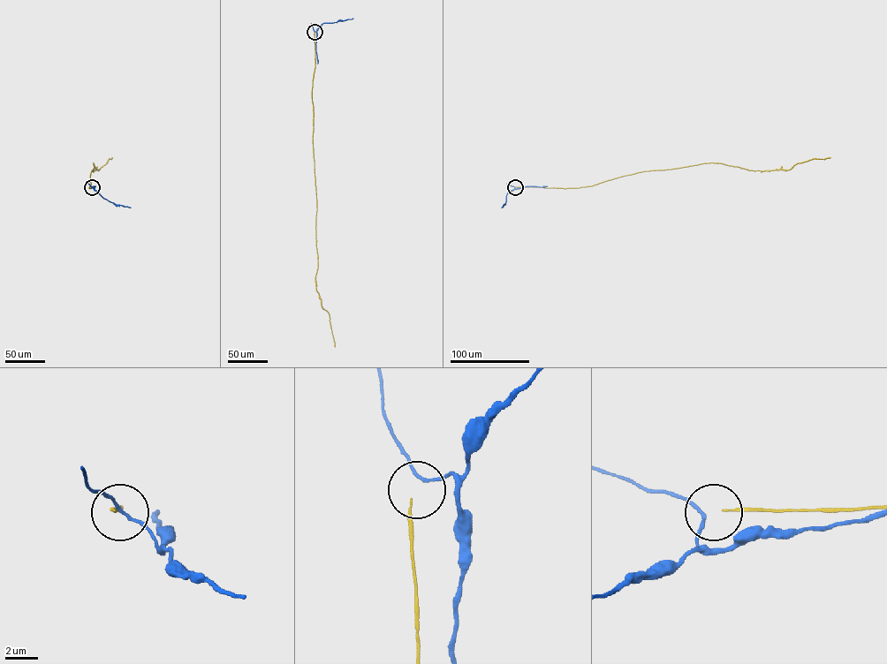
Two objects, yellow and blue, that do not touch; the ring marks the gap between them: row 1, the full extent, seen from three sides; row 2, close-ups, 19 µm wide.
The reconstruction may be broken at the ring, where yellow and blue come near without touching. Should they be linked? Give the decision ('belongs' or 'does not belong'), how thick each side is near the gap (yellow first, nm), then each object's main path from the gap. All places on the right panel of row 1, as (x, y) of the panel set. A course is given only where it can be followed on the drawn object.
does not belong; calibres 120 and 180 nm; course yellow (516, 187), (579, 188), (638, 172), (711, 162), (749, 170), (789, 169), (799, 162), (830, 157); course blue (515, 187), (508, 192), (502, 207)

